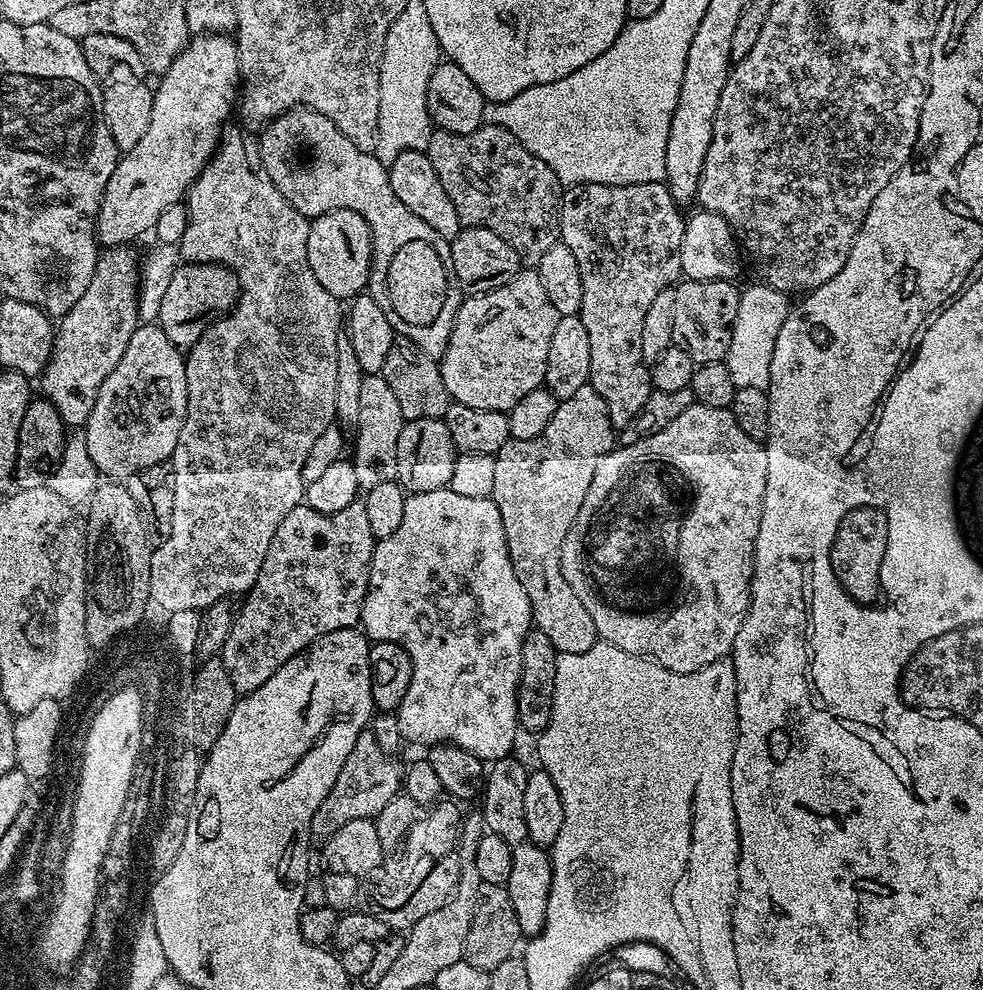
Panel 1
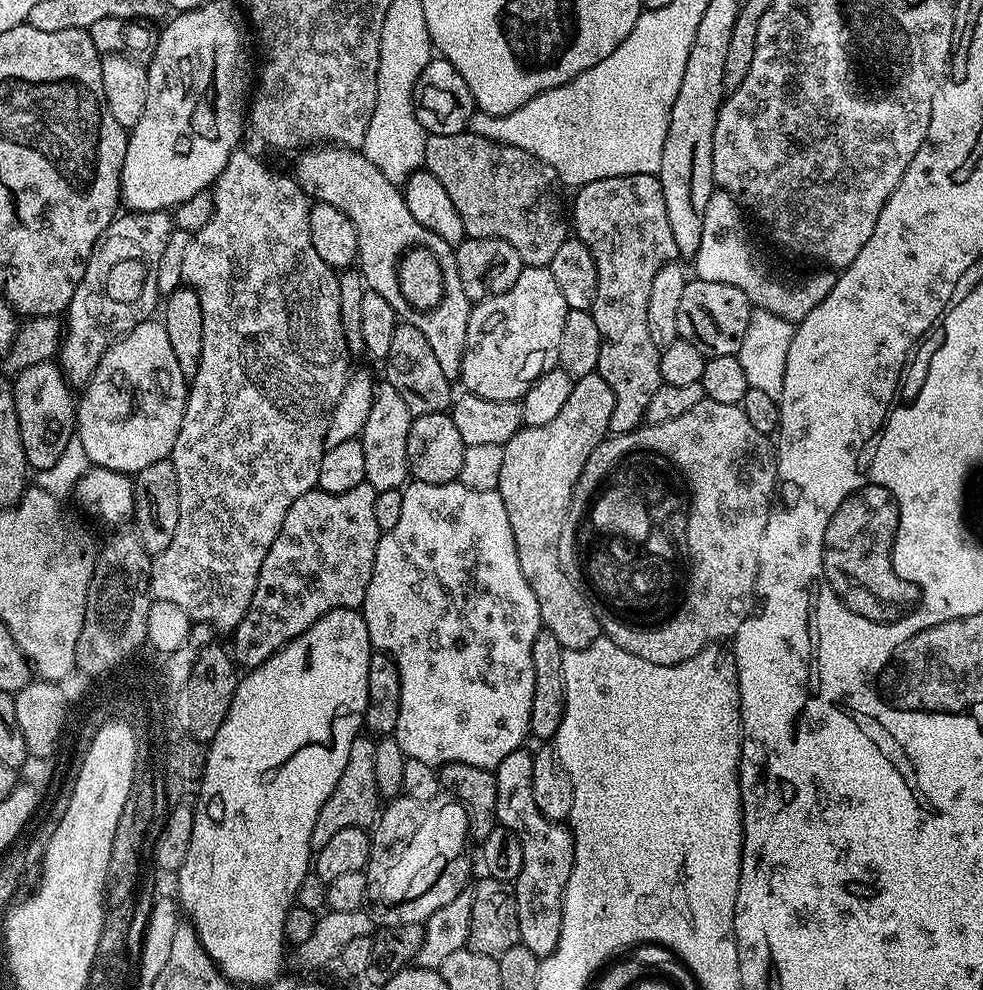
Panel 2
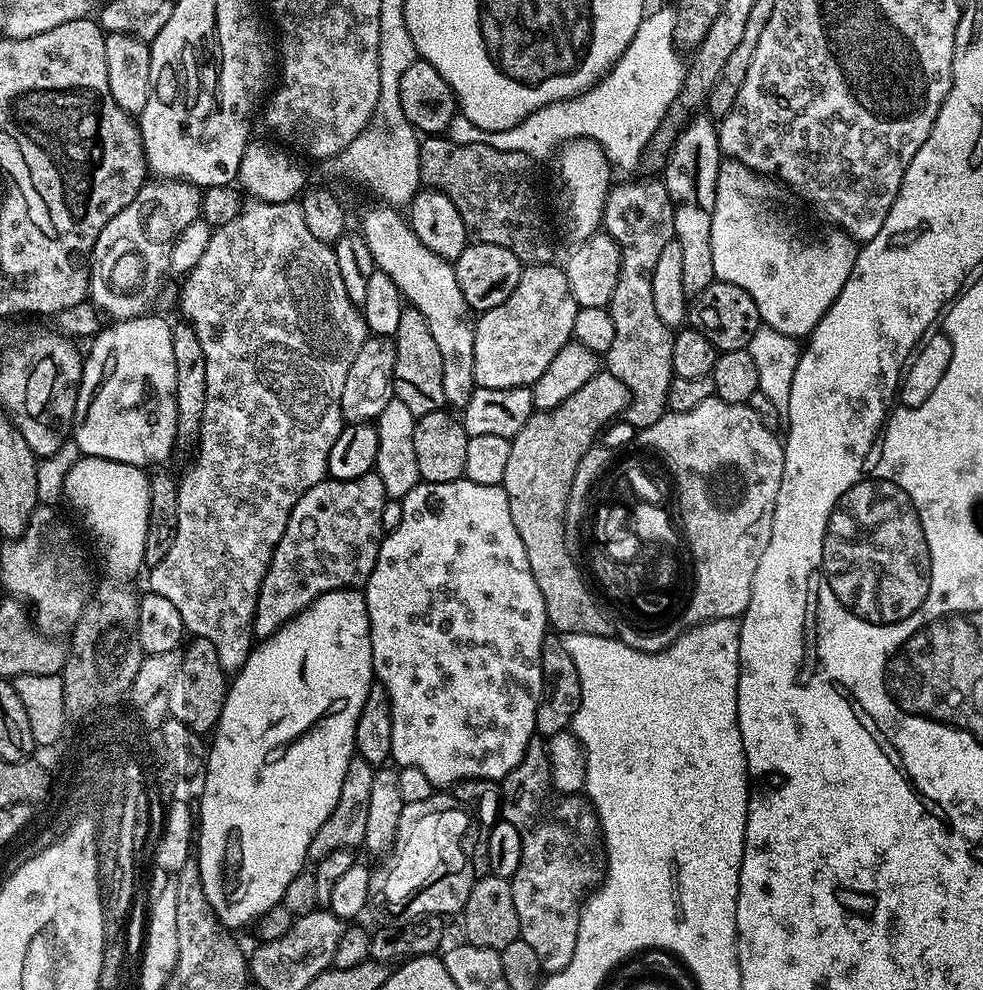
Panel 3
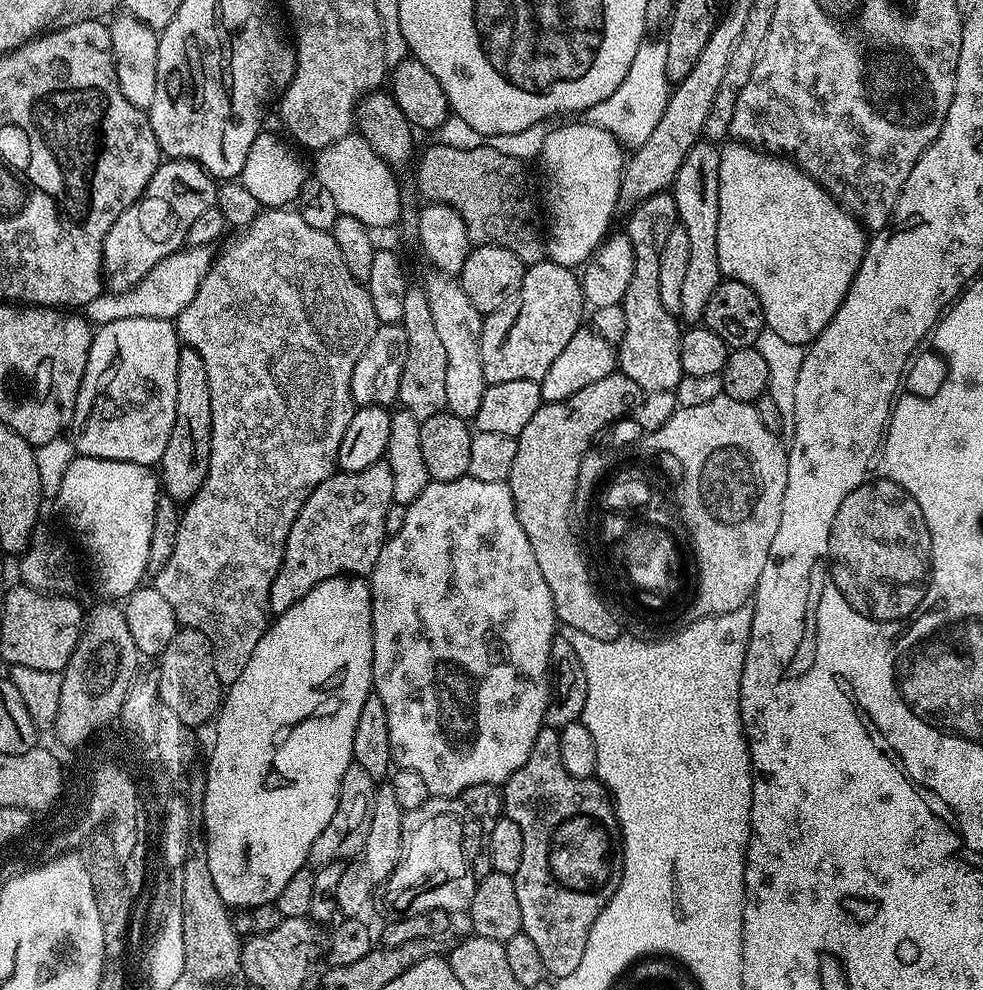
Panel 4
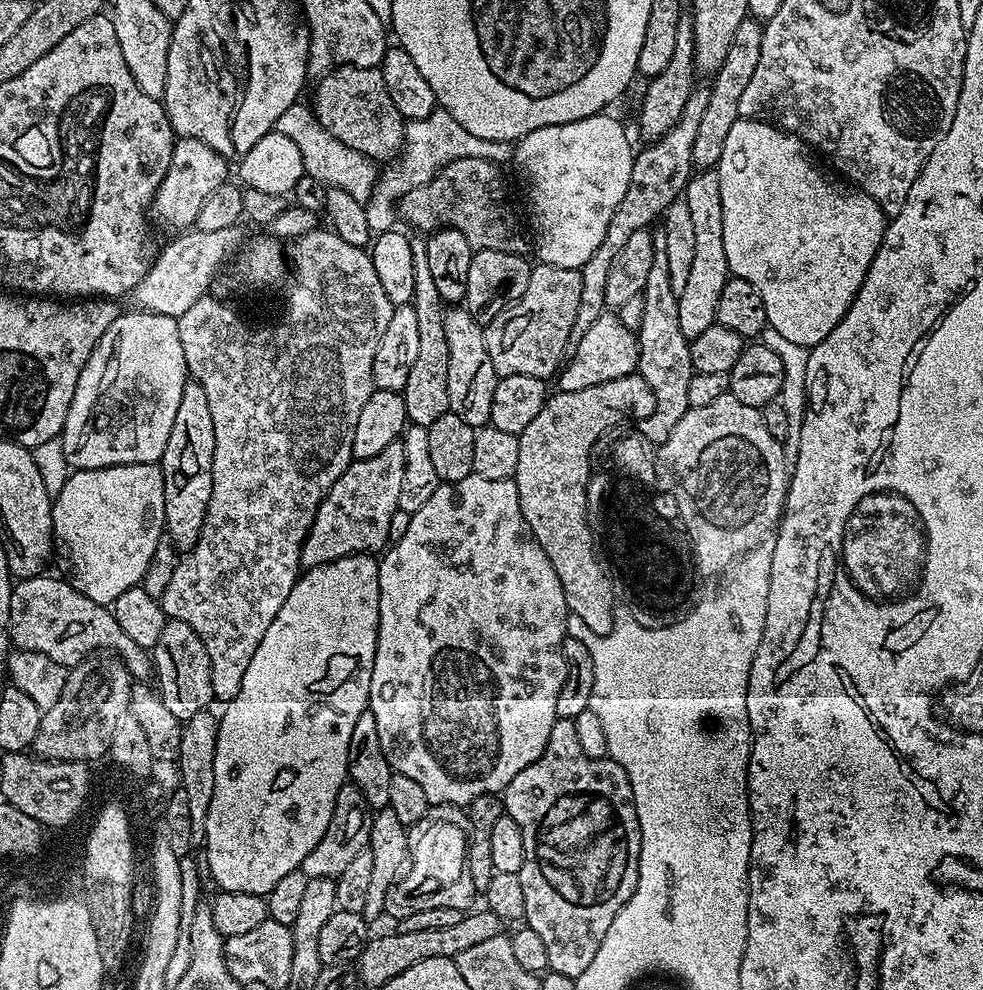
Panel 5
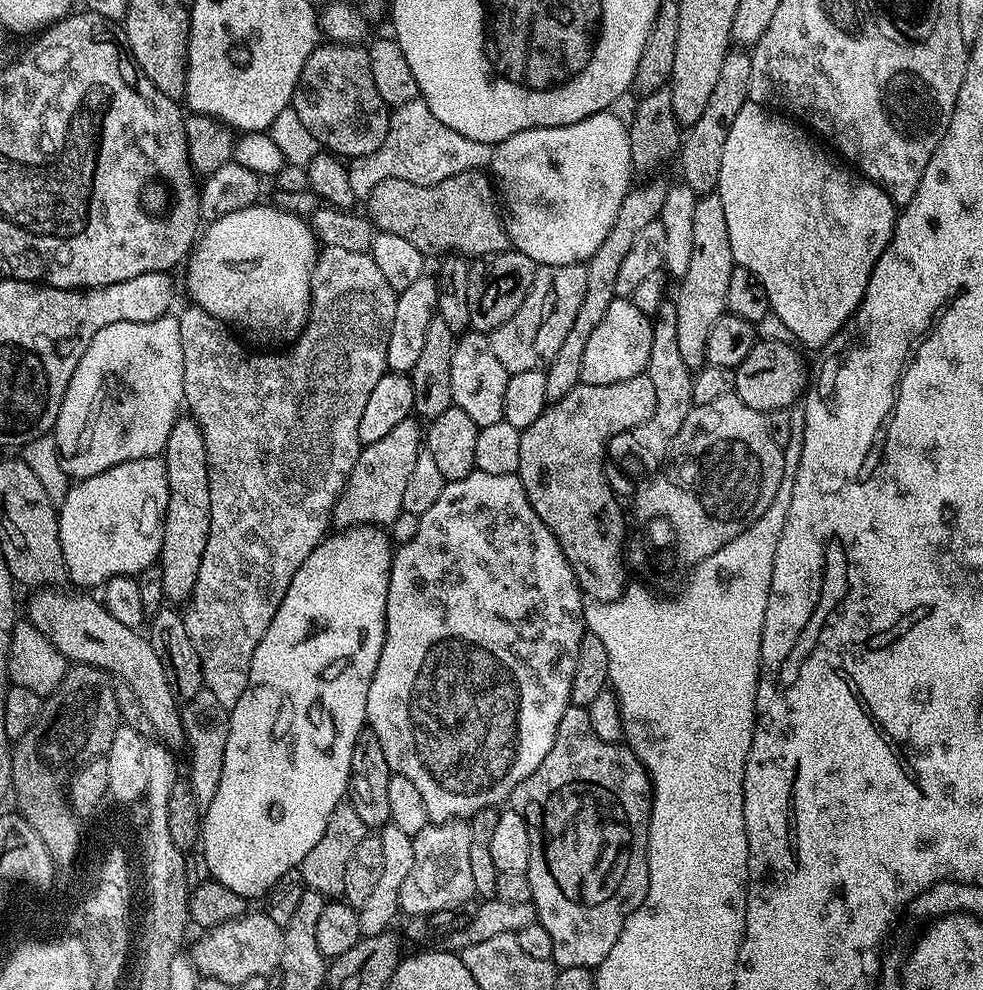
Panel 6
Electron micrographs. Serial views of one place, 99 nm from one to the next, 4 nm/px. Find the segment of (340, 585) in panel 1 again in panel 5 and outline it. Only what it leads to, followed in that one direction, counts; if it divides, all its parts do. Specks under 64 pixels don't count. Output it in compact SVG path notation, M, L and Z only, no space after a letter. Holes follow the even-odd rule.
M400 442L385 446L378 454L374 454L374 458L353 460L342 474L342 478L338 478L338 482L330 486L326 498L322 498L318 506L318 514L314 514L314 522L300 551L301 565L305 569L317 568L338 558L379 553L389 543L390 518L394 518L398 508L398 493L402 487L405 466L406 452Z

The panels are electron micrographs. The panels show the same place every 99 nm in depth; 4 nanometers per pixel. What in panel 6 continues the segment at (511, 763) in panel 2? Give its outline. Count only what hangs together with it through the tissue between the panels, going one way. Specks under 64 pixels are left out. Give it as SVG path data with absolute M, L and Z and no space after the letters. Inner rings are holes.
M570 706L562 714L562 722L558 722L558 730L554 734L554 746L550 746L550 754L542 758L542 766L530 774L530 778L522 778L518 786L512 791L510 807L515 812L522 814L526 826L530 830L530 866L527 870L528 881L530 882L531 903L536 908L536 919L550 934L550 943L554 945L552 951L552 963L557 969L562 968L587 968L595 970L614 950L614 942L618 942L618 934L622 934L624 924L642 906L642 902L648 893L650 886L650 874L648 873L648 823L652 813L652 779L649 778L647 770L642 762L632 753L628 745L621 742L611 744L602 742L598 734L590 726L590 718L586 708Z

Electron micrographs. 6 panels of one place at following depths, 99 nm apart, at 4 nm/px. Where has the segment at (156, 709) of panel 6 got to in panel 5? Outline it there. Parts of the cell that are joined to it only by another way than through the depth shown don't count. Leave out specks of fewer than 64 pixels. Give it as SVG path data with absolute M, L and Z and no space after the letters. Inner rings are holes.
M41 574L25 580L16 580L10 594L10 622L8 635L11 643L22 650L34 650L54 658L69 670L87 660L97 650L111 650L119 655L128 672L137 681L144 682L150 676L150 656L139 648L126 634L105 605L90 602L67 579Z

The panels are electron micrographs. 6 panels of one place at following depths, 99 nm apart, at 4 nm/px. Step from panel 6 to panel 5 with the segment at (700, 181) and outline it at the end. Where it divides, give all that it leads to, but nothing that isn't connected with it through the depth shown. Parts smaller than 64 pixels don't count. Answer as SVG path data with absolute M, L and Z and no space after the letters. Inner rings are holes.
M746 19L738 26L734 39L730 41L730 50L726 58L722 58L722 66L711 77L712 84L708 88L710 99L706 104L706 111L702 114L701 124L698 125L697 136L691 146L693 165L700 170L710 170L717 167L722 156L722 146L730 127L739 120L742 93L746 90L754 70L758 66L758 58L762 58L762 34L764 24L759 20Z

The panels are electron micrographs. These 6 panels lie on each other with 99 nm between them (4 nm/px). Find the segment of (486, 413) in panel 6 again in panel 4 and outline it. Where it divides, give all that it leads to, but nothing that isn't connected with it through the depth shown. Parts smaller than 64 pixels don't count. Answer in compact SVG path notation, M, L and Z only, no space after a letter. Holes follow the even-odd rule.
M433 271L432 277L422 284L426 298L430 302L430 311L434 314L434 326L438 330L438 339L446 350L446 402L447 411L469 422L475 421L478 405L486 387L482 374L482 350L480 335L484 325L484 316L474 306L462 290L459 279Z

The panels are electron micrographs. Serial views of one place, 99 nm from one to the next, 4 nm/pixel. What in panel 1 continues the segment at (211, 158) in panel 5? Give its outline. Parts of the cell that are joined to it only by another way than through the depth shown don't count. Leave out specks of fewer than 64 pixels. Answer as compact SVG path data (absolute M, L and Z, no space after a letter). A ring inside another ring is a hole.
M112 246L101 251L96 257L94 278L90 278L86 294L82 294L82 298L70 306L65 316L59 317L52 341L52 359L39 377L38 388L44 391L41 392L43 399L50 401L54 410L58 410L62 422L69 429L76 430L87 425L90 410L94 410L94 402L98 402L102 382L110 378L110 370L118 366L122 354L126 354L126 346L130 346L130 338L142 323L139 312L142 260L139 255L132 256L132 250L128 246Z

